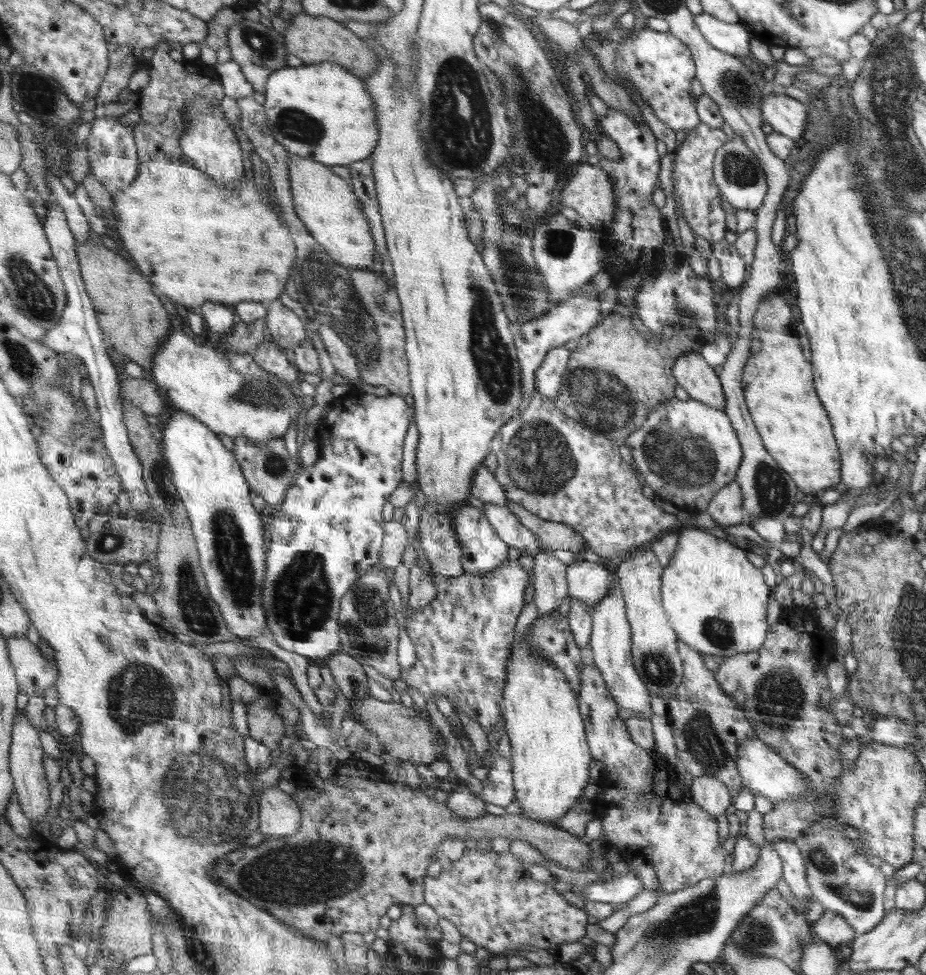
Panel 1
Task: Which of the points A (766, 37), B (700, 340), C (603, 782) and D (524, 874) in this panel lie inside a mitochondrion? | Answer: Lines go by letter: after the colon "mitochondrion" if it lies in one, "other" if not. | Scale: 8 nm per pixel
A: other
B: other
C: other
D: other

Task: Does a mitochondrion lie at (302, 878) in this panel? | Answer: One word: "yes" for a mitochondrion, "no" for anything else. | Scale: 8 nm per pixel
yes

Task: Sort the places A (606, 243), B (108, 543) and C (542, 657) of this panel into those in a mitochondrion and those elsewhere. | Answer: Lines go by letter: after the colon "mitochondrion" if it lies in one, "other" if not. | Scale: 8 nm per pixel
A: other
B: mitochondrion
C: other

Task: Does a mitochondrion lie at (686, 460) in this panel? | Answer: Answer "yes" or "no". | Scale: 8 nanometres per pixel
yes

